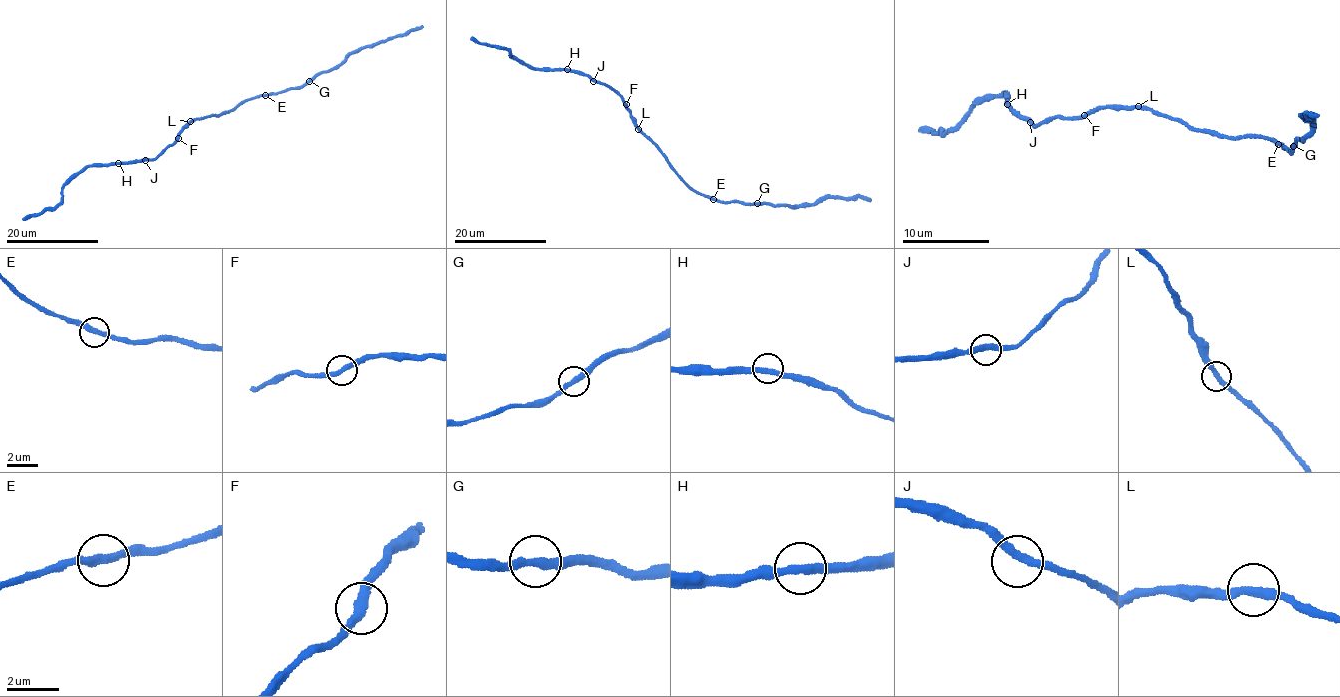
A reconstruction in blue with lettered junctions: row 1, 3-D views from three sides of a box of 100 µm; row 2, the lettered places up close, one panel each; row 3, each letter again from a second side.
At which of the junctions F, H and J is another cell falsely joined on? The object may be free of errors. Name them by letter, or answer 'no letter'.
no letter

